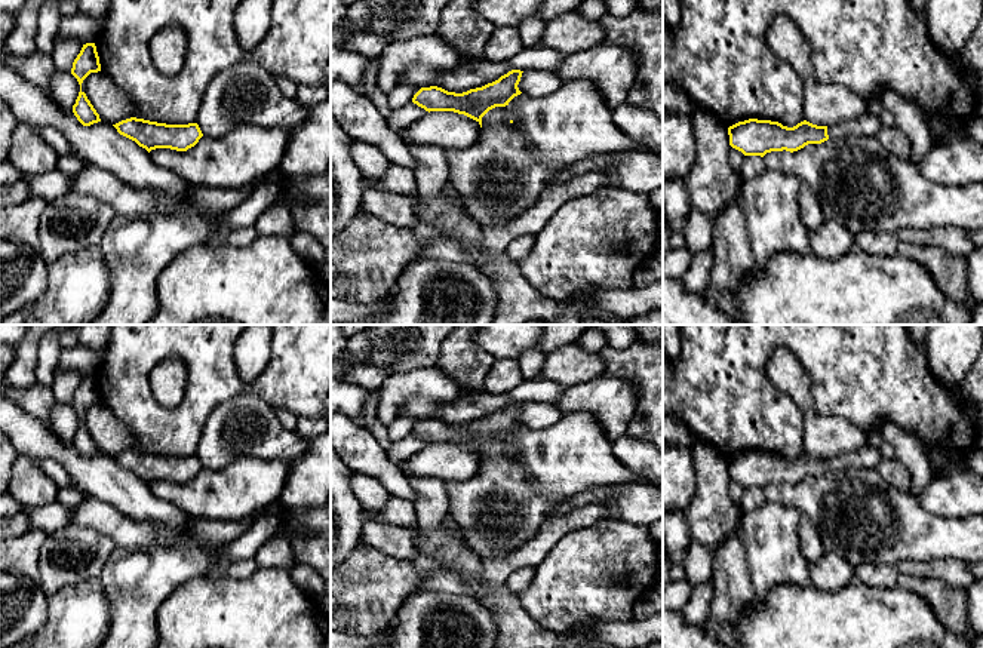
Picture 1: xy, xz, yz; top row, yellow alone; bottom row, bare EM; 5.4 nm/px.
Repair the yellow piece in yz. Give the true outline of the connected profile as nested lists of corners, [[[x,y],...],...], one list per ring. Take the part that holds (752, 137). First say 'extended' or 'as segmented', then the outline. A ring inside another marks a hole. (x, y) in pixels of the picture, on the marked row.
extended; [[[867,111],[855,119],[832,126],[817,126],[807,120],[793,128],[778,122],[749,119],[728,128],[729,145],[744,156],[764,157],[771,151],[798,151],[808,144],[848,136],[875,136],[881,128],[878,116]]]

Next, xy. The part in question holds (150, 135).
as segmented; [[[130,117],[113,126],[120,135],[135,141],[148,153],[156,148],[187,151],[203,136],[197,123],[166,125]]]

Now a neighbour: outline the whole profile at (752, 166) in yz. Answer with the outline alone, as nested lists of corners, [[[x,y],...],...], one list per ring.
[[[746,156],[740,175],[743,181],[750,181],[759,176],[764,171],[765,171],[765,163],[761,156]]]

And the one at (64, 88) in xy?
[[[55,70],[49,92],[65,113],[73,113],[73,105],[80,92],[80,85],[71,73]]]

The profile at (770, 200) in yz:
[[[765,169],[759,176],[741,182],[740,206],[747,218],[750,249],[759,267],[777,252],[811,254],[811,231],[801,219],[798,193],[802,181],[795,175]]]

